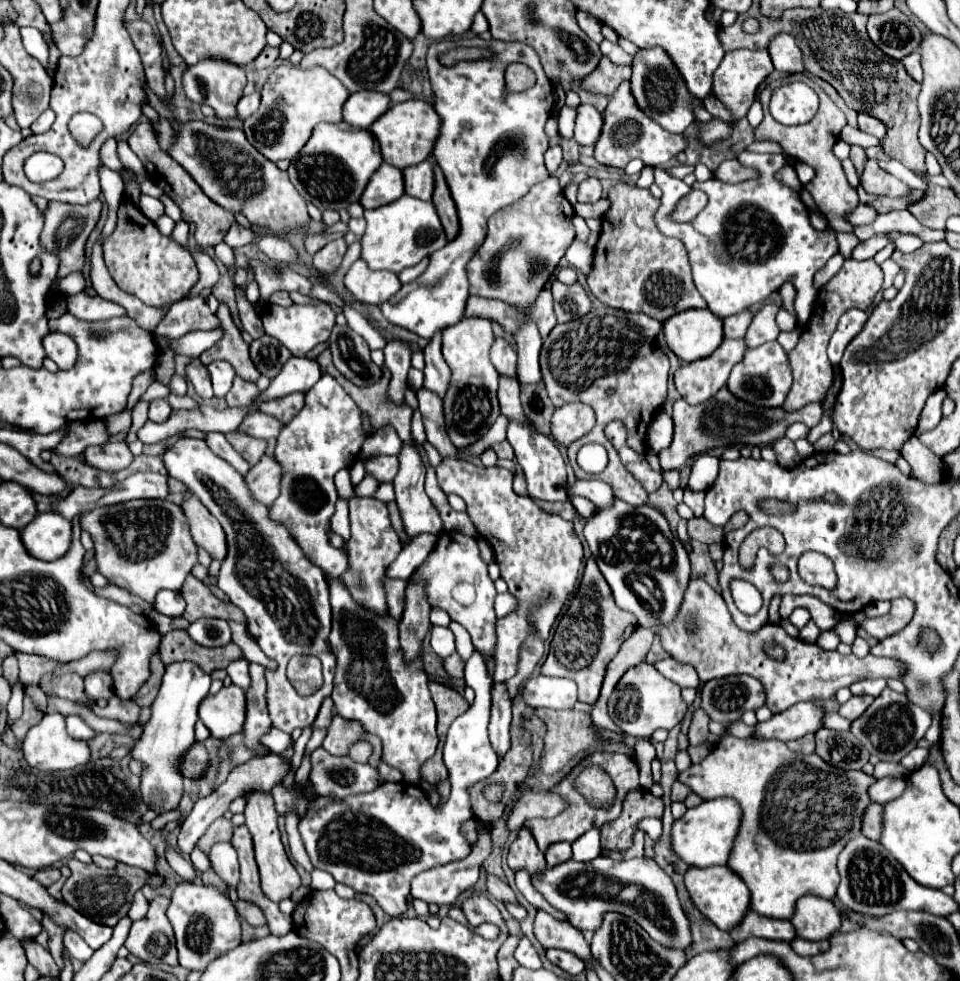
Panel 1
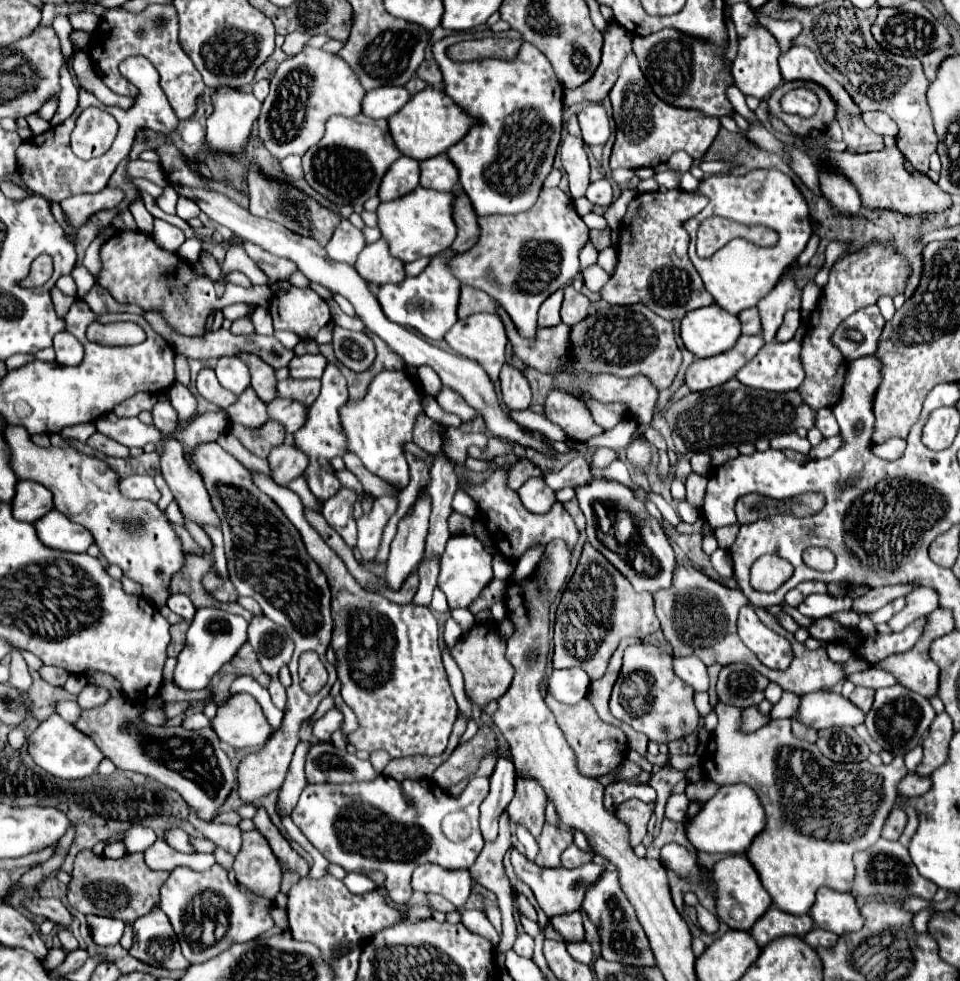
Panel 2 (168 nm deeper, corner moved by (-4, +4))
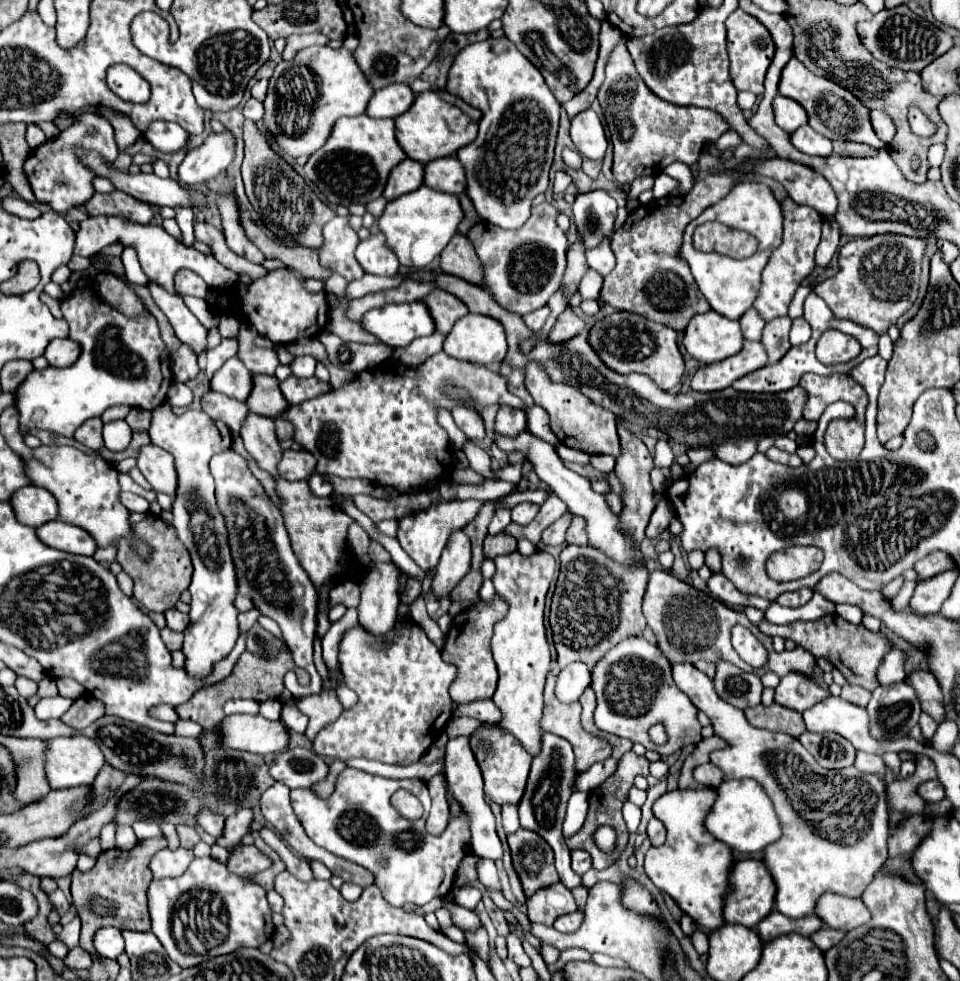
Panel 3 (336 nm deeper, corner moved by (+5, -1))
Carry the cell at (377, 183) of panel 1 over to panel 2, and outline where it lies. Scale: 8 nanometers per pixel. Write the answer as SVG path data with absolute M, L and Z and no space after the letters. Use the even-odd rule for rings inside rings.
M411 157L397 159L389 167L387 175L383 177L383 183L379 189L381 201L391 201L391 199L411 193L419 185L419 175L421 175L421 171L419 171L417 159L411 159Z

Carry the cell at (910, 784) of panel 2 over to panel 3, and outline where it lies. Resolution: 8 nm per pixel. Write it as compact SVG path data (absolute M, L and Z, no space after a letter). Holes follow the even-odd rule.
M928 780L918 786L918 796L924 798L926 802L940 802L944 798L944 788L940 786L938 780Z

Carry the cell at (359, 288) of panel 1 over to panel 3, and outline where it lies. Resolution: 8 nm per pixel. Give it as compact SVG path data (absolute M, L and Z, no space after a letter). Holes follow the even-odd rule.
M372 234L362 240L356 248L356 260L366 274L374 276L396 276L398 274L398 258L388 250L382 234Z

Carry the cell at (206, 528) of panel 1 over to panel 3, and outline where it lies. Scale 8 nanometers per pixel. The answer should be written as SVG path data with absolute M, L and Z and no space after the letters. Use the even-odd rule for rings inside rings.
M154 444L142 446L140 456L138 456L138 468L144 474L144 478L150 482L152 490L168 494L170 498L176 496L178 474L176 474L174 458L170 452Z

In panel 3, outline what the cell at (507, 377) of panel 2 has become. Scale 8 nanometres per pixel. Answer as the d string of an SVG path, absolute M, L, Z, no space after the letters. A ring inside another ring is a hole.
M500 406L496 414L496 424L494 430L506 436L516 436L520 430L526 430L526 416L522 410L510 408L510 406Z

